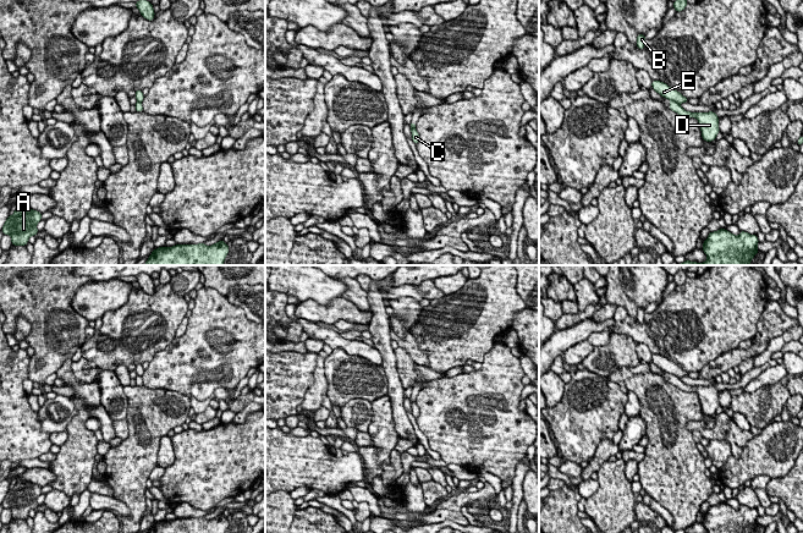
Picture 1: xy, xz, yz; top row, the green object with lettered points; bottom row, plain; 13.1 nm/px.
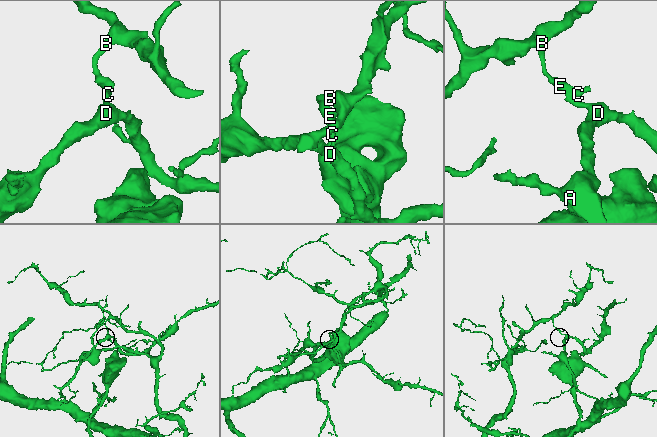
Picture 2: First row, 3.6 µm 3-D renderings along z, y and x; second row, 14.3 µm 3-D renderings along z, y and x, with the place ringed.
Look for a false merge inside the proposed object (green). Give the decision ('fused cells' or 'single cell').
fused cells

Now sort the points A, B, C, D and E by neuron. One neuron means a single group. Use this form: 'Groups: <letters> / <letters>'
Groups: A D / B C E

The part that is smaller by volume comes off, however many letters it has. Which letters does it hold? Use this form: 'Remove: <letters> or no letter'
Remove: B, C, E

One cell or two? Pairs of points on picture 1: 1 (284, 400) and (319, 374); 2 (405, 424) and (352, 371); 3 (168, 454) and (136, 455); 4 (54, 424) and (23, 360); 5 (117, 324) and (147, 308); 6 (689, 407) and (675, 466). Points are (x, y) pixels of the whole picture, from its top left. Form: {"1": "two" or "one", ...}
{"1": "two", "2": "two", "3": "two", "4": "two", "5": "one", "6": "one"}

